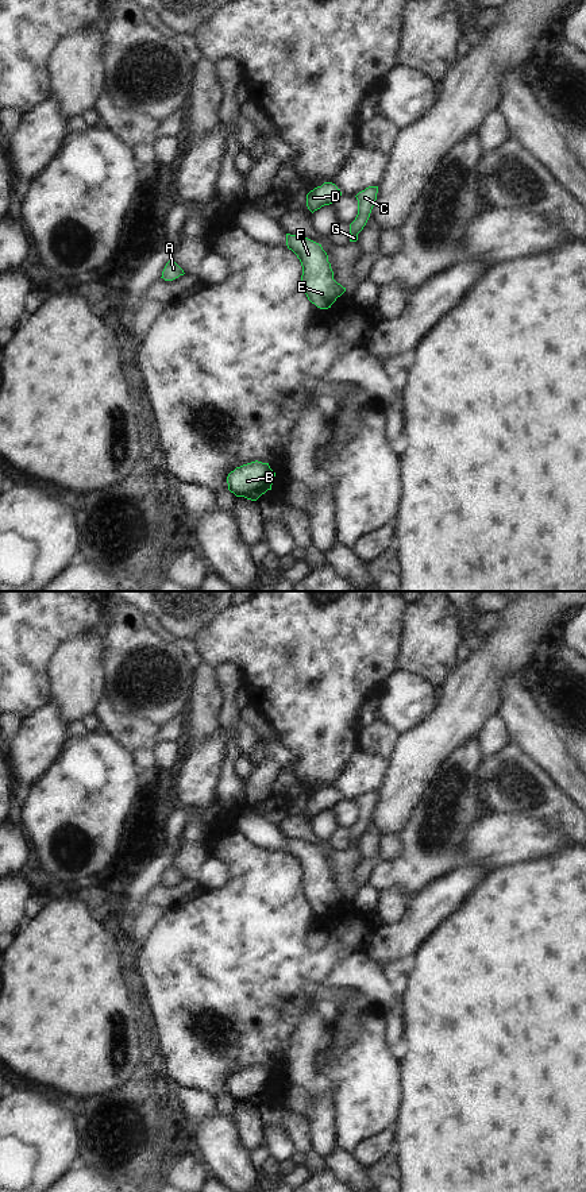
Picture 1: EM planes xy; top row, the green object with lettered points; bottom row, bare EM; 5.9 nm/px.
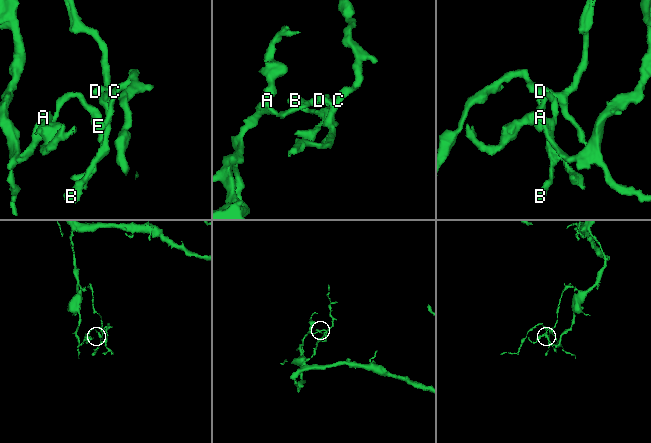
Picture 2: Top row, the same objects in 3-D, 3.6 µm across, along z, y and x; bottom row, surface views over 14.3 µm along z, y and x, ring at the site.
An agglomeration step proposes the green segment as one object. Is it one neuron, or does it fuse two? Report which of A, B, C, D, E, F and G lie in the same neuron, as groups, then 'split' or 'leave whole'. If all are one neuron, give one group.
groups A E F / B C D G; split

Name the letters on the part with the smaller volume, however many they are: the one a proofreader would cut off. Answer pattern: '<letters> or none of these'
B, C, D, G

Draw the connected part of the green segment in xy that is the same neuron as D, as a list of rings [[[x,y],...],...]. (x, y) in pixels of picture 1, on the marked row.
[[[324,182],[307,194],[307,207],[313,213],[324,205],[332,204],[342,196],[340,189],[332,182]]]

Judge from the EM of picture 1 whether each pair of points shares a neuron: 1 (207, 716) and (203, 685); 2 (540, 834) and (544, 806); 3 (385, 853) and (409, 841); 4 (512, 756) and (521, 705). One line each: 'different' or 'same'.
1: same
2: different
3: different
4: different

